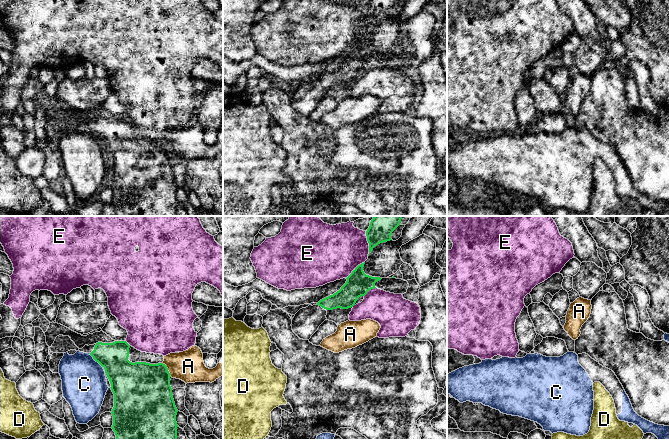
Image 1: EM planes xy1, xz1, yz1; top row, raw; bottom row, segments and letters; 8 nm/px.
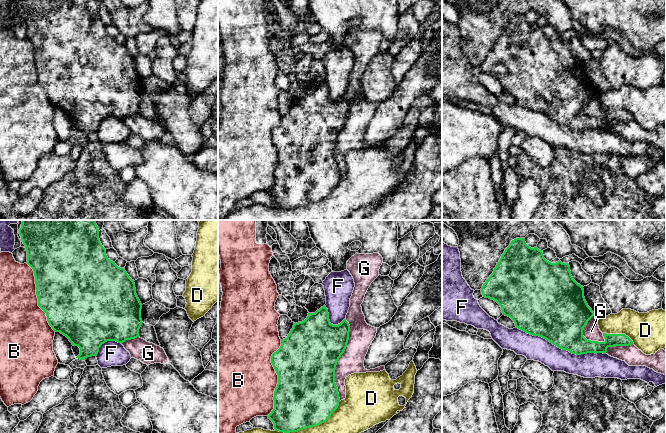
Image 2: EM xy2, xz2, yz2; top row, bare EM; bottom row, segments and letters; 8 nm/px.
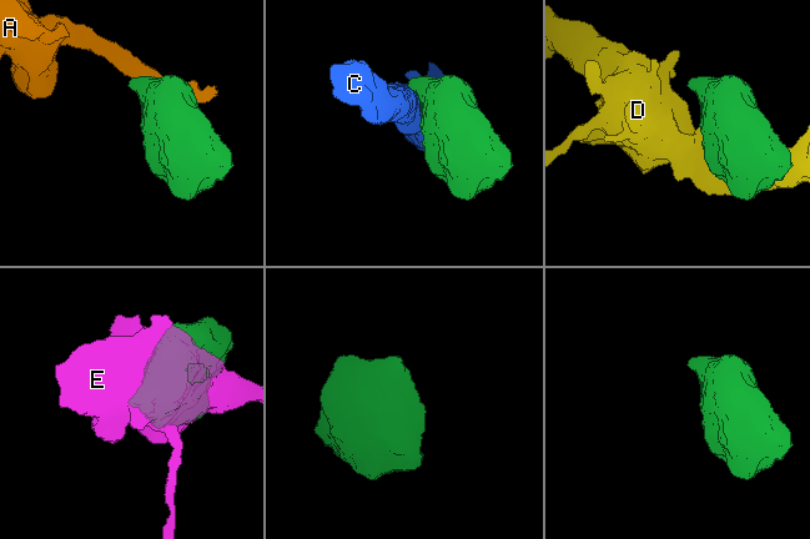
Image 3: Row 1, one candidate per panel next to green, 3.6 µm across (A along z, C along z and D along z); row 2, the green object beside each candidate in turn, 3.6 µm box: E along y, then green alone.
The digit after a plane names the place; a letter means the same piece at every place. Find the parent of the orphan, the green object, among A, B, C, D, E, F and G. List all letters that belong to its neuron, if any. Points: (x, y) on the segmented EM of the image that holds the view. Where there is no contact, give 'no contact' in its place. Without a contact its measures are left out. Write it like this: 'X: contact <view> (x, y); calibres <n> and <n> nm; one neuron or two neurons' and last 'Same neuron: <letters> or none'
A: contact xy1 (167, 369); calibres 440 and 260 nm; two neurons
B: contact xz2 (278, 378); calibres 480 and 460 nm; two neurons
C: contact xy1 (95, 360); calibres 240 and 360 nm; two neurons
D: contact xz2 (317, 425); calibres 500 and 240 nm; two neurons
E: contact xz1 (368, 242); calibres 220 and 400 nm; two neurons
F: contact yz2 (561, 348); calibres 420 and 200 nm; two neurons
G: contact xz2 (338, 359); calibres 480 and 190 nm; two neurons
Same neuron: none

